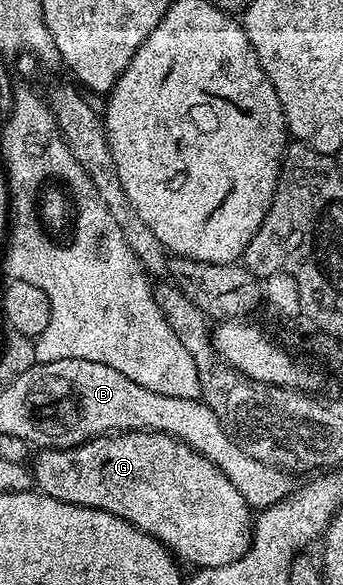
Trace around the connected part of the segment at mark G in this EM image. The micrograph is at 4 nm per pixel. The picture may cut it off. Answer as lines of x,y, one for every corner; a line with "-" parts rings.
128,430
90,438
80,446
66,446
63,450
43,448
36,454
39,455
33,465
33,482
38,493
69,504
109,512
153,536
176,559
192,562
192,567
228,566
245,556
251,547
253,510
241,492
229,484
227,477
208,458
168,434
159,434
156,430

